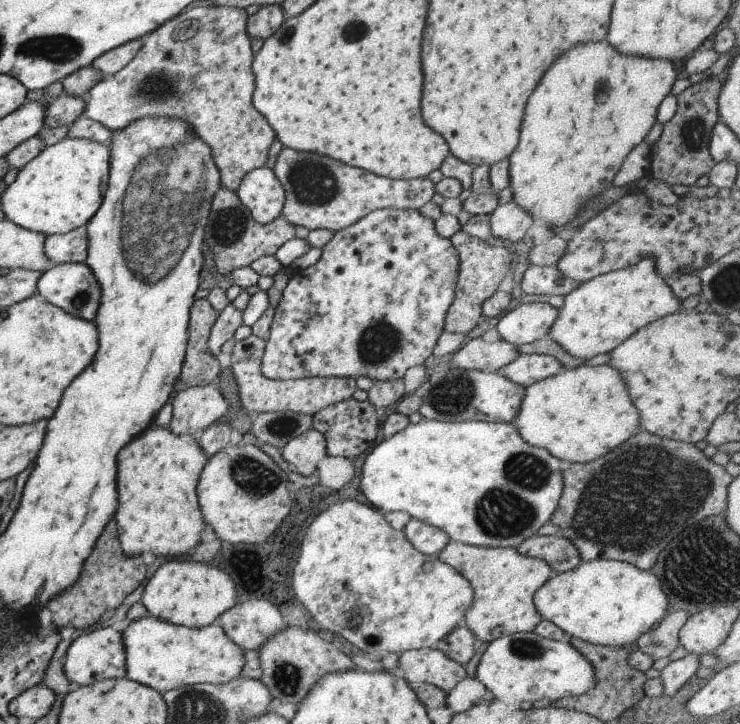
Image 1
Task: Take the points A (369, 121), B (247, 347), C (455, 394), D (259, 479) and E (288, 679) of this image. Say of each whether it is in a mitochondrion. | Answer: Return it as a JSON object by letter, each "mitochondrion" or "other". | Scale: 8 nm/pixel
{"A":"other","B":"other","C":"mitochondrion","D":"mitochondrion","E":"mitochondrion"}

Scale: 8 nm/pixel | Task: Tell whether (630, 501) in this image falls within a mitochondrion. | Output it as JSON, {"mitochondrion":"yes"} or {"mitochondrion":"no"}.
{"mitochondrion":"yes"}

